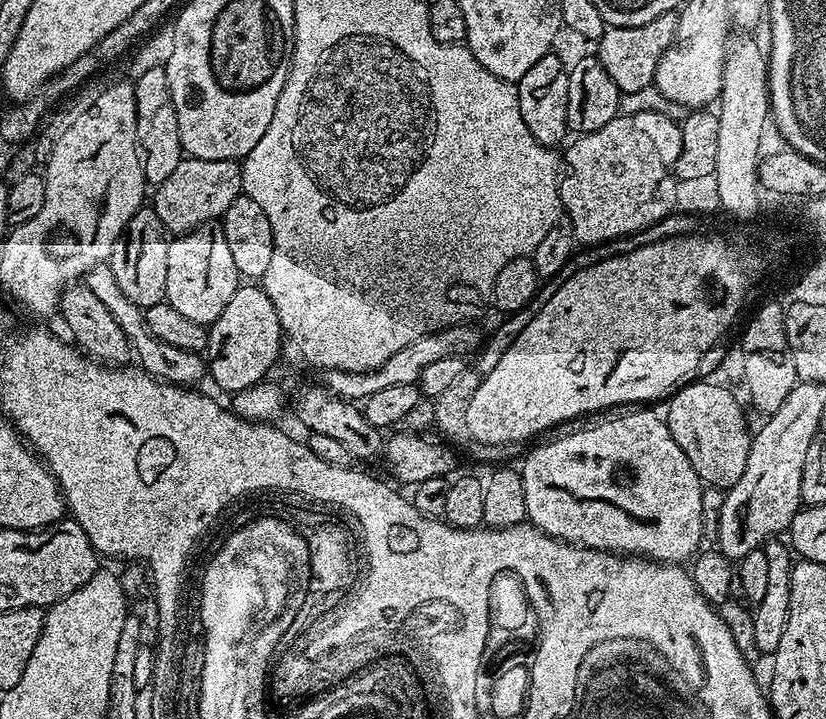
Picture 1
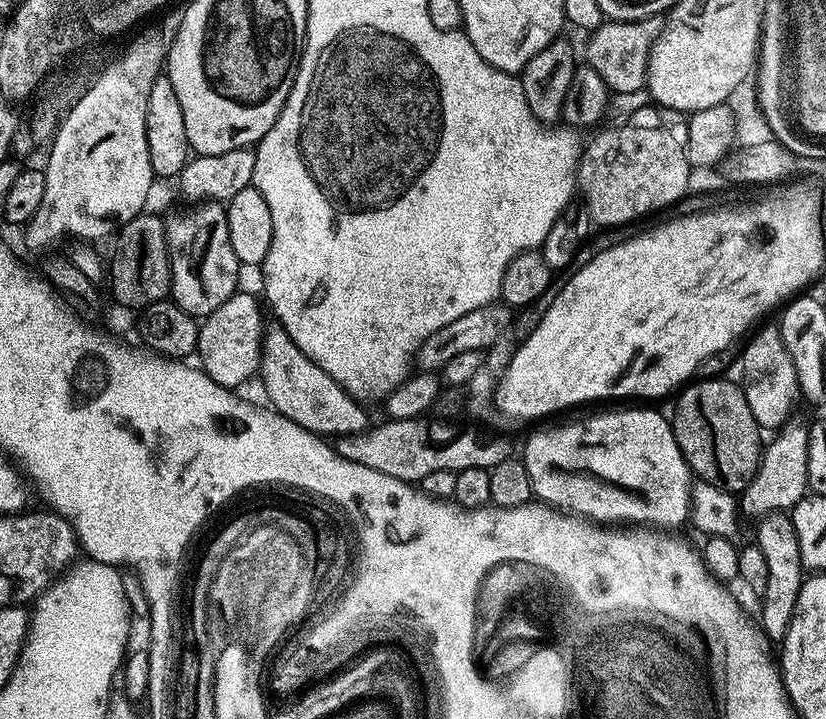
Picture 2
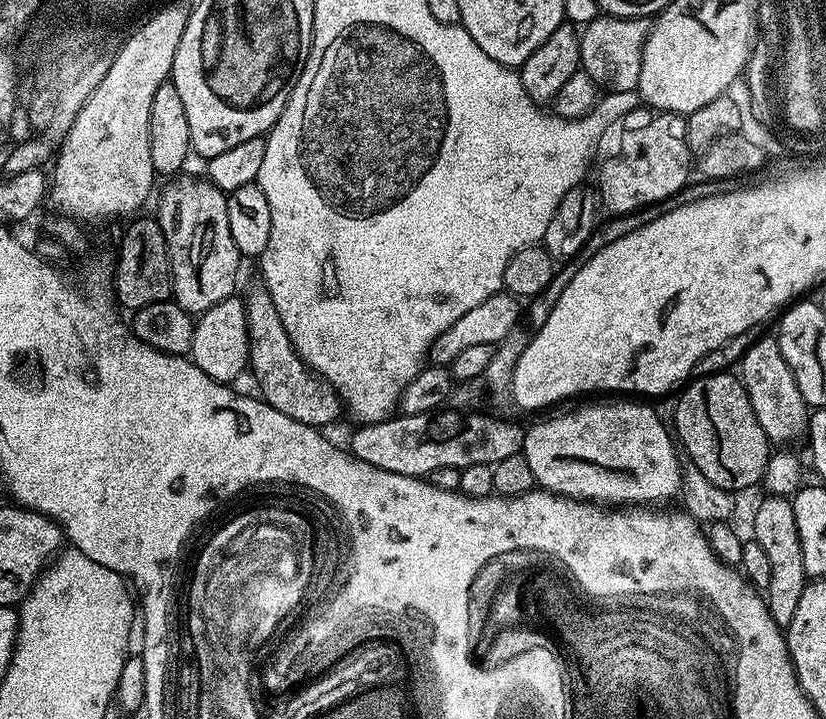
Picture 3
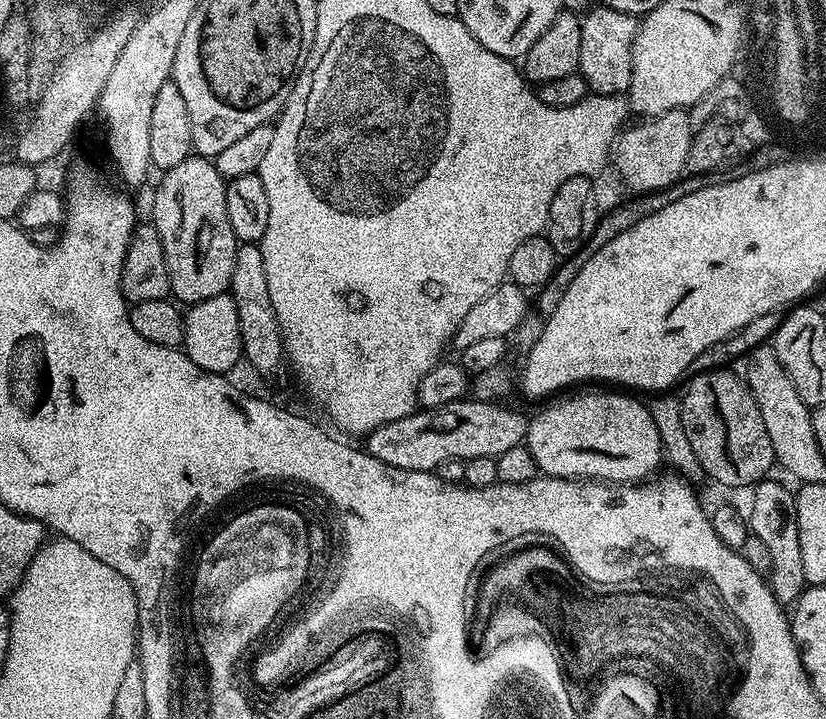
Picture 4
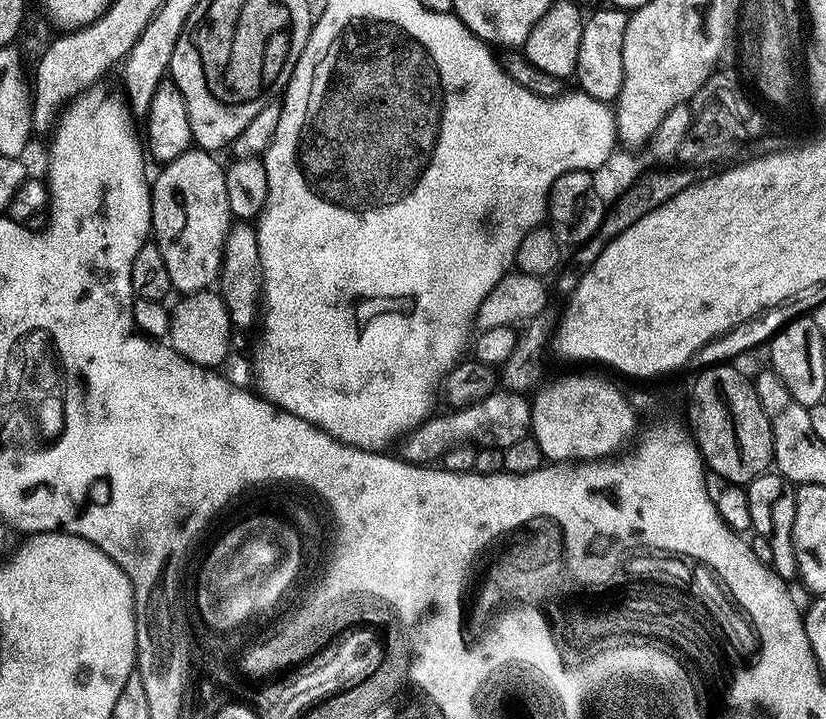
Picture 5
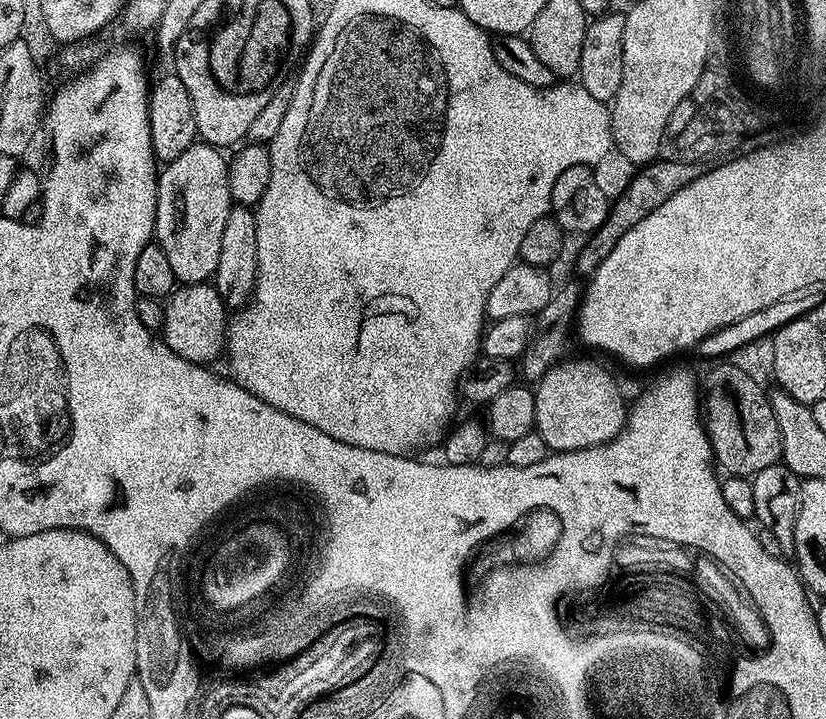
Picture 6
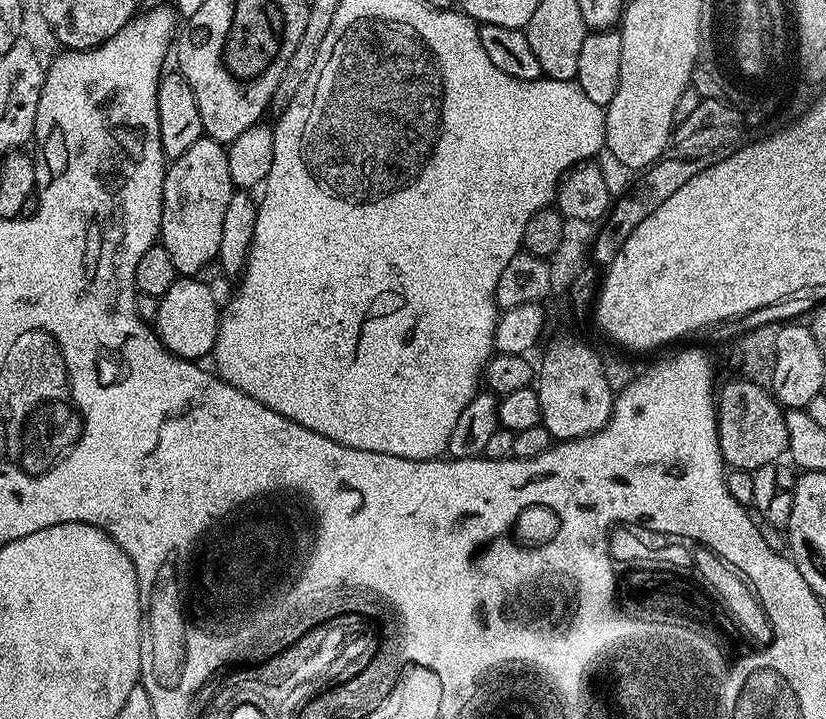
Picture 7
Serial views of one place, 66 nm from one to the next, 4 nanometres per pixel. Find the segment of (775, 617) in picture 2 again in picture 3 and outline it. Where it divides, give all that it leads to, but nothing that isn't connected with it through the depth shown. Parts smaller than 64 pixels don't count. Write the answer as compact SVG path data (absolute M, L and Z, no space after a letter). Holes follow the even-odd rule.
M772 496L758 505L752 516L751 535L758 542L758 546L766 550L770 561L770 586L766 589L768 613L777 627L781 630L787 629L788 623L794 618L794 610L798 610L804 585L810 580L802 558L802 542L791 499Z

